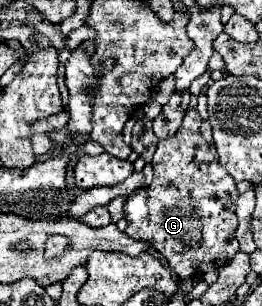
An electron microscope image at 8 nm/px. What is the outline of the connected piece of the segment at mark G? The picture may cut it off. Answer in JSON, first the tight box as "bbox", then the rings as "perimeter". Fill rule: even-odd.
{"bbox":[124,110,240,280],"perimeter":[[[186,110],[186,116],[176,136],[172,136],[170,140],[158,142],[158,148],[152,160],[154,180],[148,186],[140,188],[138,192],[132,192],[124,204],[124,218],[128,222],[126,234],[134,240],[148,242],[154,250],[158,250],[166,258],[172,272],[182,280],[202,276],[204,272],[214,268],[222,268],[234,258],[236,252],[240,252],[240,244],[234,238],[234,232],[238,228],[236,182],[218,162],[214,144],[202,138],[200,124],[202,124],[200,114],[196,110]]]}

